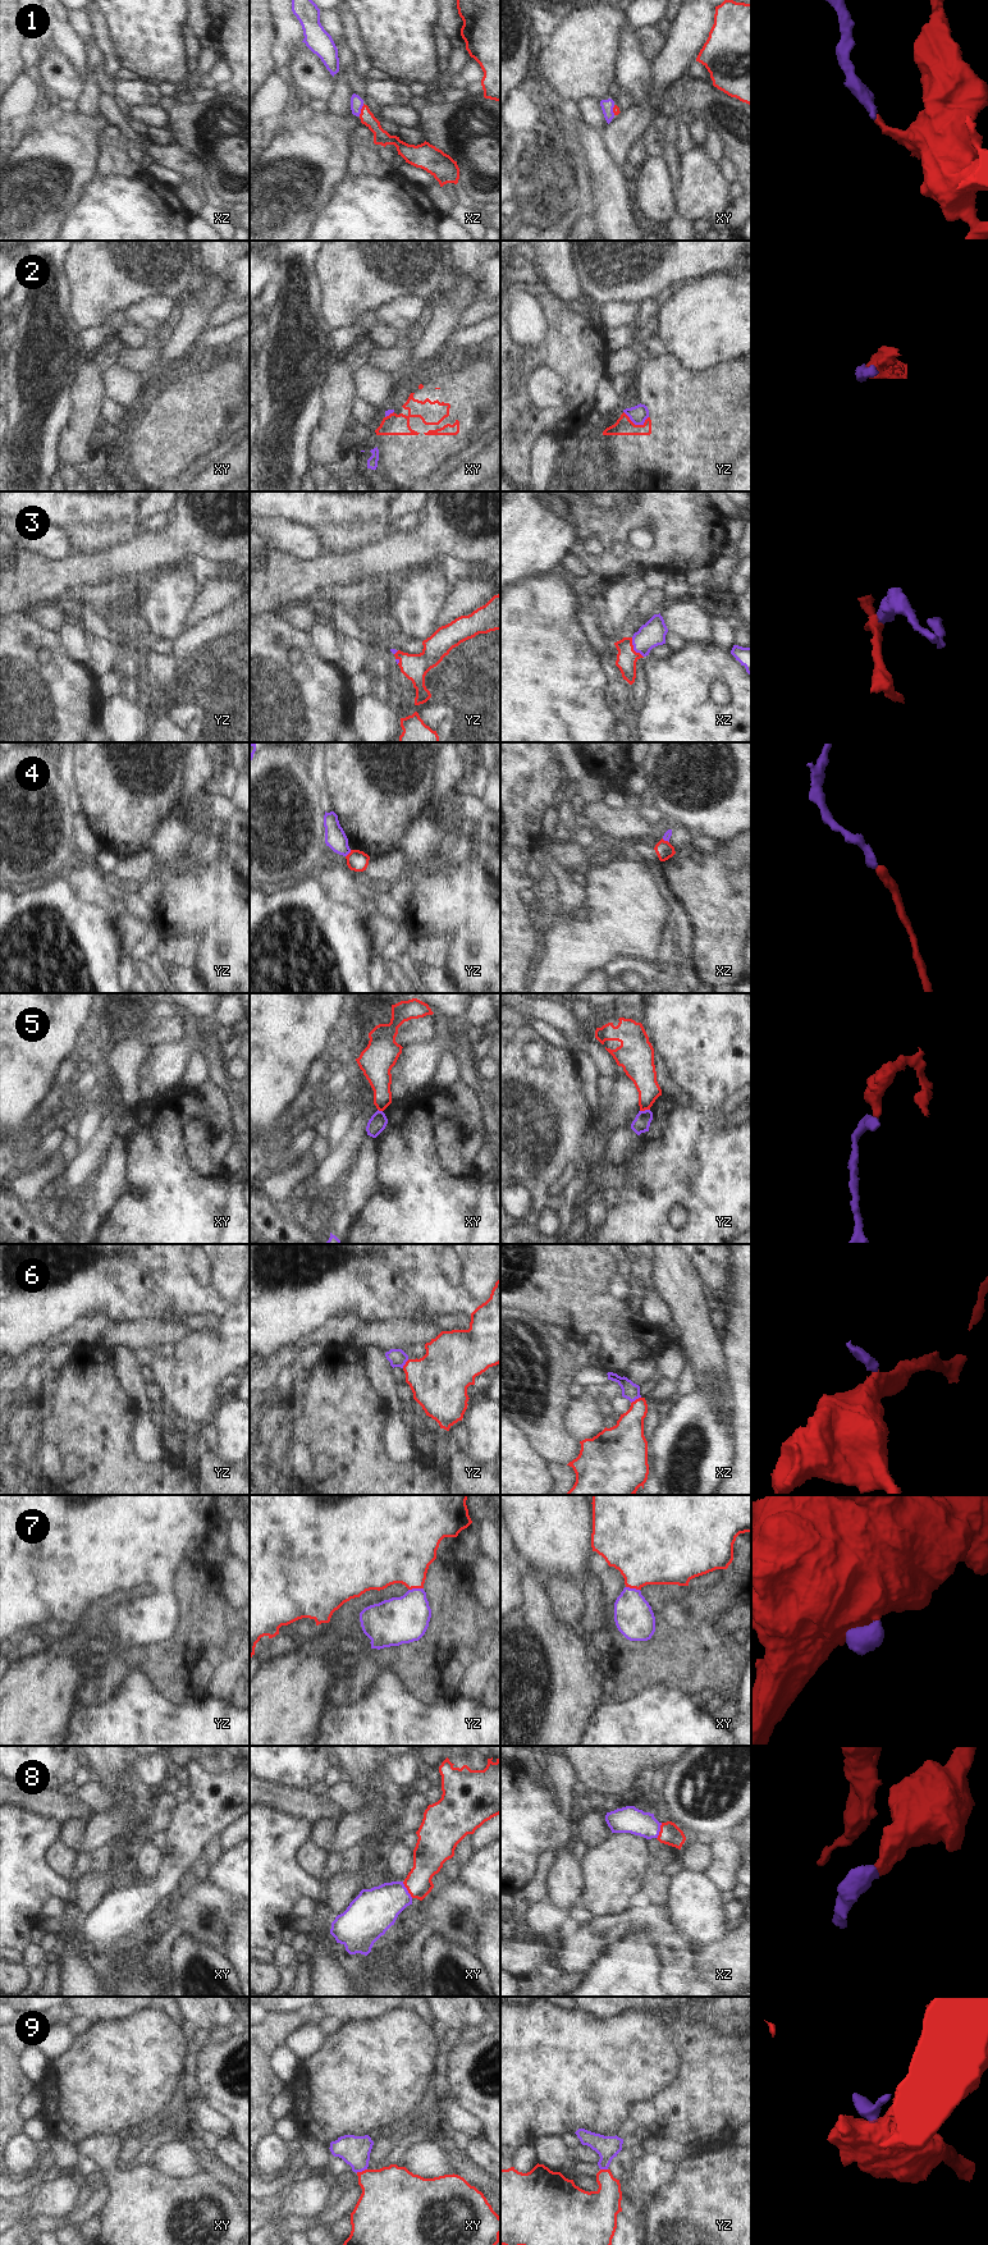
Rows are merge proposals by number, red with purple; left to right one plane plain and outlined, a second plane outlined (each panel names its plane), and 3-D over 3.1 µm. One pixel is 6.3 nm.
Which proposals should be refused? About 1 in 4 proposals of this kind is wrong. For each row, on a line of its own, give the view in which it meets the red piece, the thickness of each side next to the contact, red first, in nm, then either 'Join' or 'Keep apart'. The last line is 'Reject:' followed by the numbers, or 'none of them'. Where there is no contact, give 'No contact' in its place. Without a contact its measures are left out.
1: Touches red in xz. Thickness 100 nm (red) against 80 nm. Join
2: Touches red in yz. Thickness 110 nm (red) against 110 nm. Keep apart
3: Touches red in xz. Thickness 130 nm (red) against 160 nm. Join
4: Touches red in yz. Thickness 130 nm (red) against 140 nm. Keep apart
5: Touches red in yz. Thickness 180 nm (red) against 110 nm. Keep apart
6: Touches red in xz. Thickness 220 nm (red) against 110 nm. Join
7: Touches red in yz. Thickness 400 nm (red) against 300 nm. Join
8: Touches red in xy. Thickness 200 nm (red) against 280 nm. Join
9: Touches red in xy. Thickness 380 nm (red) against 190 nm. Join
Reject: 2, 4, 5

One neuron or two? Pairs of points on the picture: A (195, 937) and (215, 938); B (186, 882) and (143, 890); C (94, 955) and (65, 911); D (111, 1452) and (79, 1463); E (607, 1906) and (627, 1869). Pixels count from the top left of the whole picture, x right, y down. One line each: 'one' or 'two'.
A: two
B: two
C: one
D: one
E: one

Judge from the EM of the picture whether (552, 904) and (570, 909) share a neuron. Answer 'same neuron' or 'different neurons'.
different neurons

